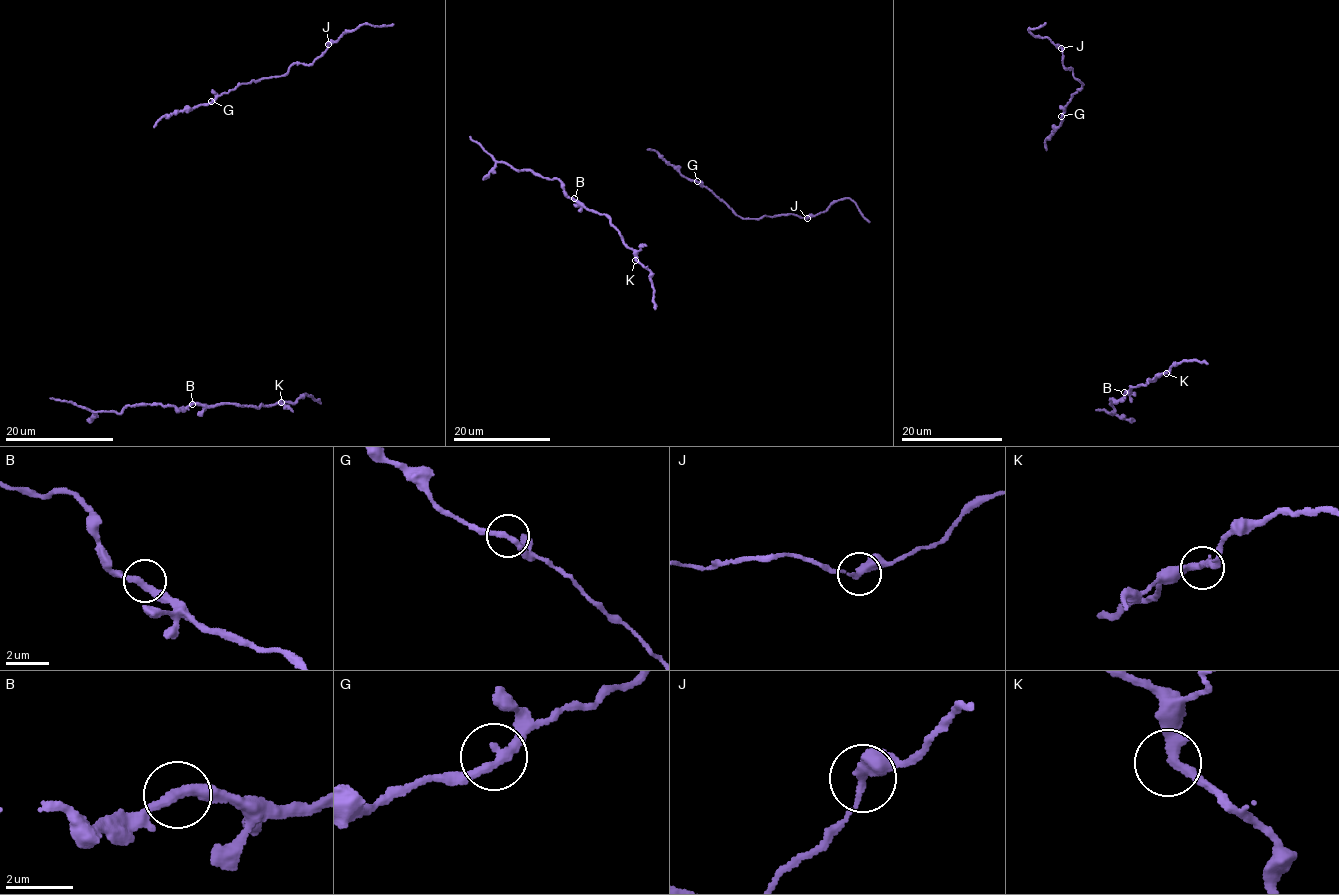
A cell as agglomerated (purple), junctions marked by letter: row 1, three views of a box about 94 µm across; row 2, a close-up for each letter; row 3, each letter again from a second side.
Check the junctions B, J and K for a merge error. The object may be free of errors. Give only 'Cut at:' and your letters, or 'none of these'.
Cut at: J

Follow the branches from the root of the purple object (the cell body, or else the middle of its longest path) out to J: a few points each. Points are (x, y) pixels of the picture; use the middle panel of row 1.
J: (647, 150), (655, 151), (683, 175), (709, 189), (744, 219), (792, 213), (807, 218)

